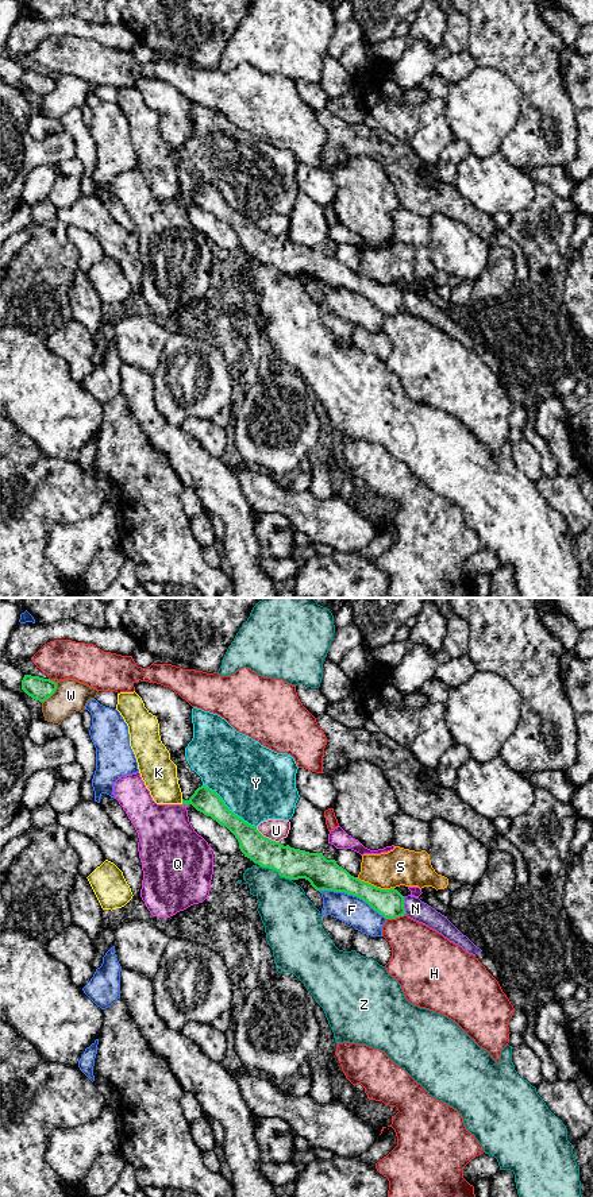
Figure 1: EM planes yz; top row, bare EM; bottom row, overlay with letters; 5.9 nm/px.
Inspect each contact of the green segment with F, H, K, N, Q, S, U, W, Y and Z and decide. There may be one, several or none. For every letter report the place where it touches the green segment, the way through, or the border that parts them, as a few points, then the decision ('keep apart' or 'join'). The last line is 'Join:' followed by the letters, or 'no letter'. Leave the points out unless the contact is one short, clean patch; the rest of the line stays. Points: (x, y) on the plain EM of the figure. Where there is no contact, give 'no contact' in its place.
F: yz (353, 290) | keep apart
H: yz (395, 313) | keep apart
K: yz (183, 197) | keep apart
N: yz (403, 301) | across yz (389, 298), (403, 301), (415, 304) | join
Q: yz (184, 199) | keep apart
S: yz (373, 281) | along yz (355, 273), (381, 284), (393, 284) | keep apart
U: yz (268, 234) | along yz (255, 223), (264, 231), (278, 238) | keep apart
W: yz (52, 89) | along yz (57, 78), (57, 84), (41, 97) | keep apart
Y: yz (227, 204) | keep apart
Z: yz (276, 266) | keep apart
Join: N

